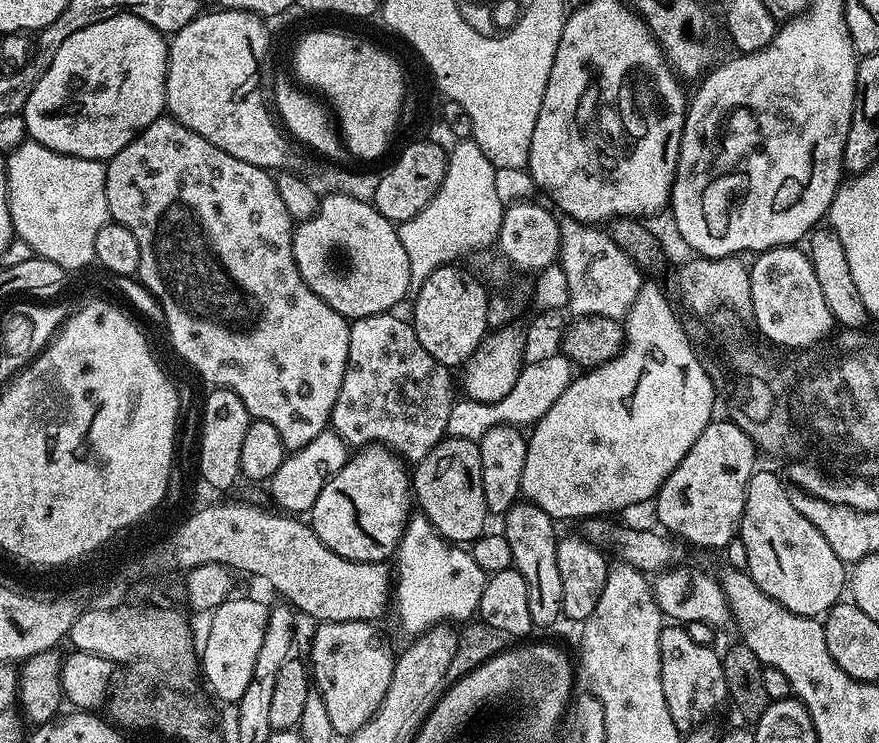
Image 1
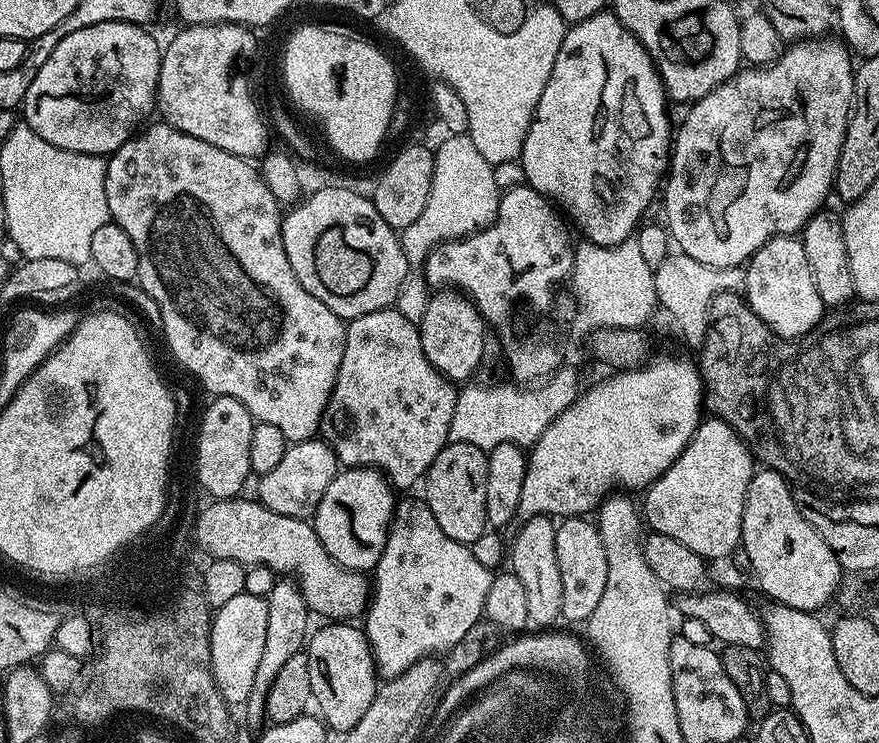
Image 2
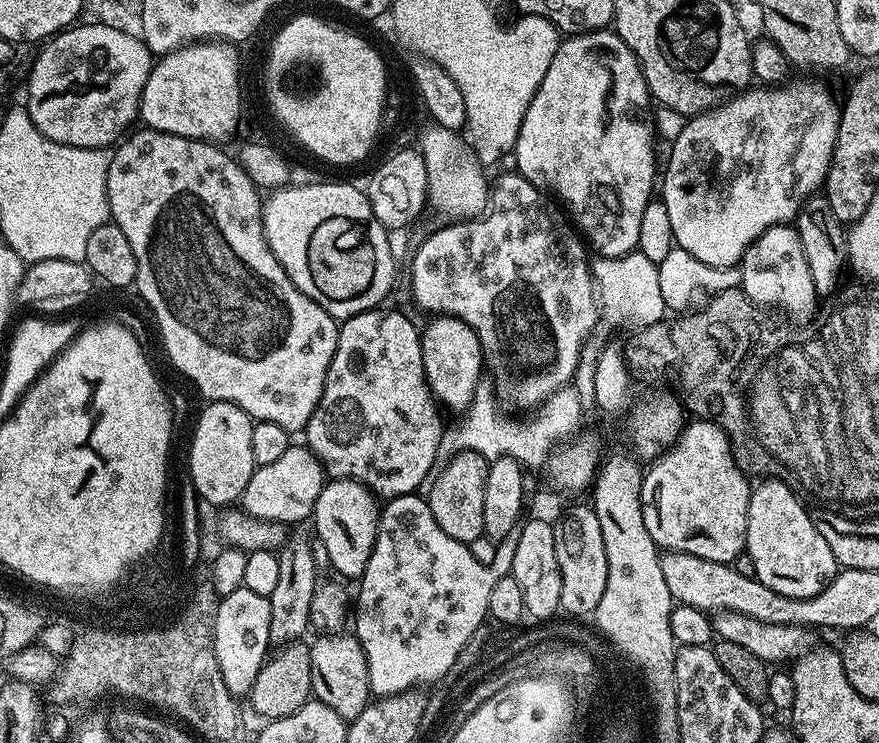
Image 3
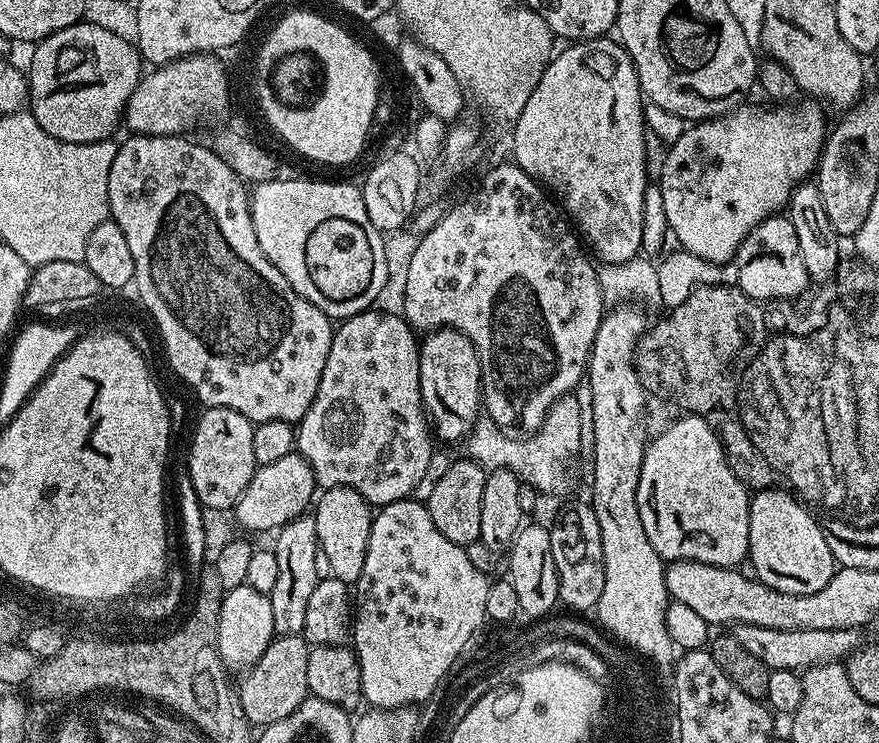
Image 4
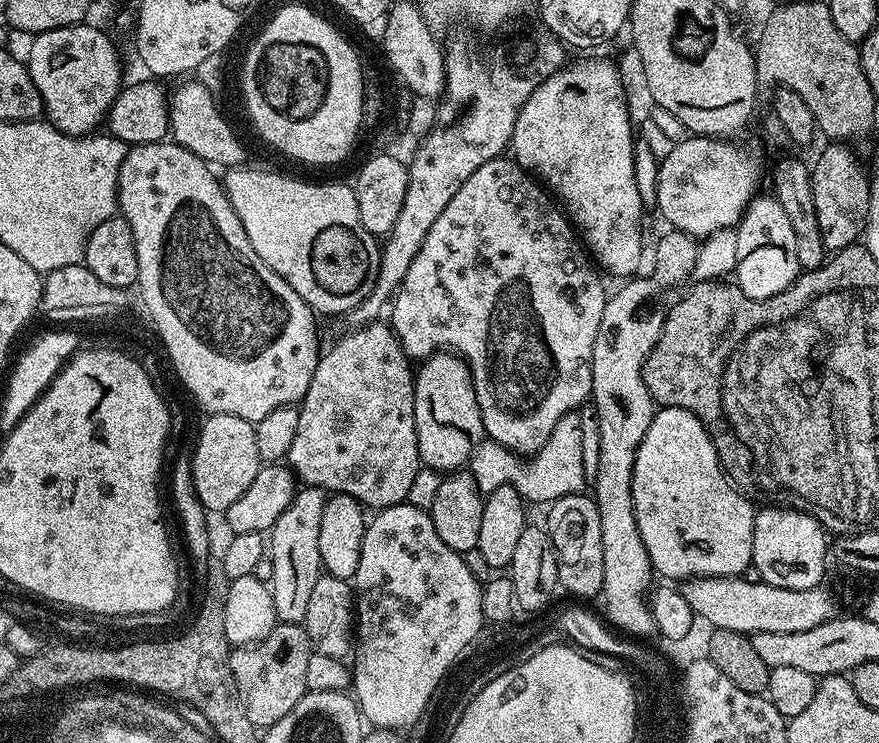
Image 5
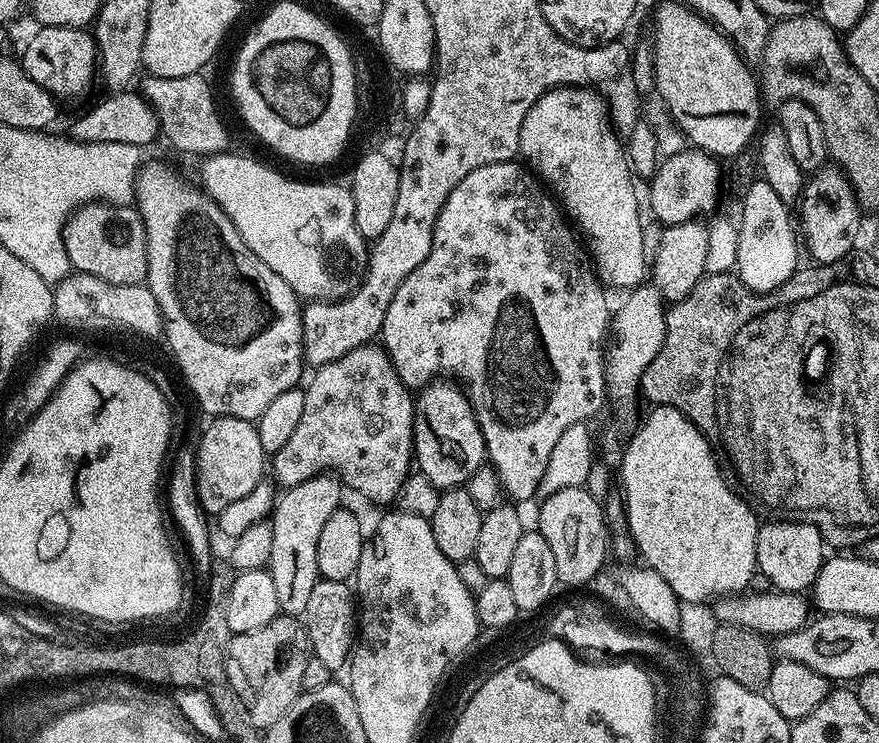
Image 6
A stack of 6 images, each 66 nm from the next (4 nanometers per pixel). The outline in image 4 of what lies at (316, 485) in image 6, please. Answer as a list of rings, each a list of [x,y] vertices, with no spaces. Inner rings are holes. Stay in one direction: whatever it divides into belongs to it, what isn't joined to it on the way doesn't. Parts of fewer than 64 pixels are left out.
[[[303,514],[294,518],[275,533],[274,551],[278,560],[278,580],[271,592],[274,610],[274,630],[276,636],[295,636],[303,633],[306,622],[306,606],[310,594],[318,581],[318,545],[316,542],[316,518],[312,514]]]

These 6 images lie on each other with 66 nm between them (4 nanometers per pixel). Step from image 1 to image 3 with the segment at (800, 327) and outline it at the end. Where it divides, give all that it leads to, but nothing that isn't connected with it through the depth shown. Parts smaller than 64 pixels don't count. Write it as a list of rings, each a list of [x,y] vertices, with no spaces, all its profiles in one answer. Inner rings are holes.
[[[776,225],[766,229],[744,252],[741,270],[741,291],[756,304],[764,308],[780,308],[786,315],[800,320],[798,322],[808,322],[816,316],[818,297],[814,290],[813,275],[806,262],[801,238],[793,225]]]

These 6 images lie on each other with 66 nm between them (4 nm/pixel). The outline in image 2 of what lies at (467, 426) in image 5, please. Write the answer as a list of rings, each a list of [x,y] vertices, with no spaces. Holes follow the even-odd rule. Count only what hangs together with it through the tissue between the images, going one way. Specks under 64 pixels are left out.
[[[440,290],[429,299],[426,314],[418,325],[422,350],[432,365],[453,382],[464,382],[484,356],[484,317],[472,307],[471,300],[452,290]]]

